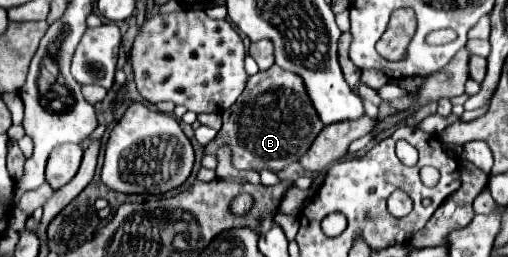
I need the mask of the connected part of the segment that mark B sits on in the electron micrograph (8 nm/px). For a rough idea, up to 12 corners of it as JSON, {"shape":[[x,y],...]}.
{"shape":[[273,64],[247,80],[205,146],[239,170],[281,172],[323,122],[301,76]]}

